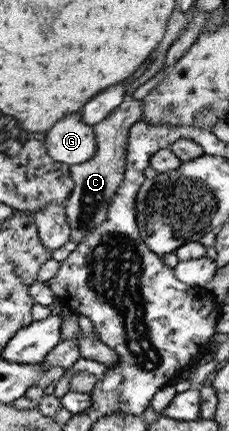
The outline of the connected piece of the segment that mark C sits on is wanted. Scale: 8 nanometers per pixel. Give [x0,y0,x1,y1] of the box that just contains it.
[65,100,142,244]

